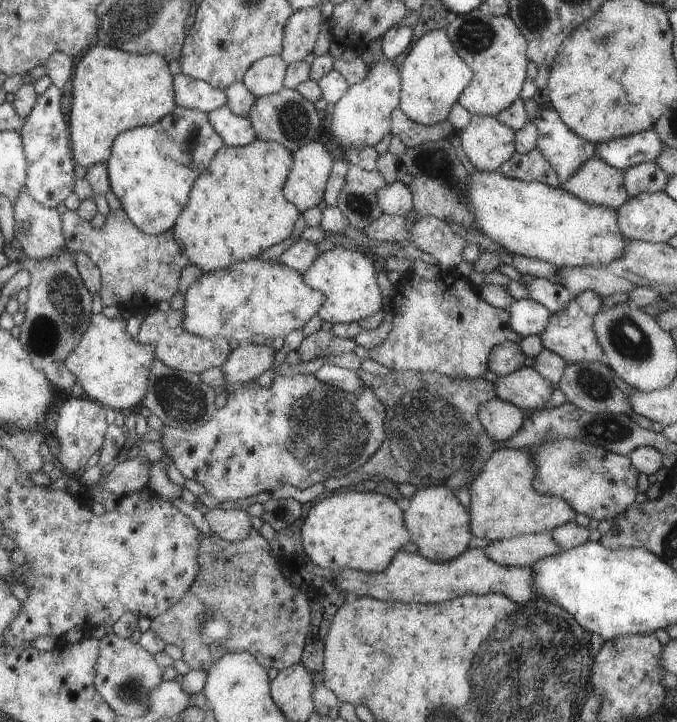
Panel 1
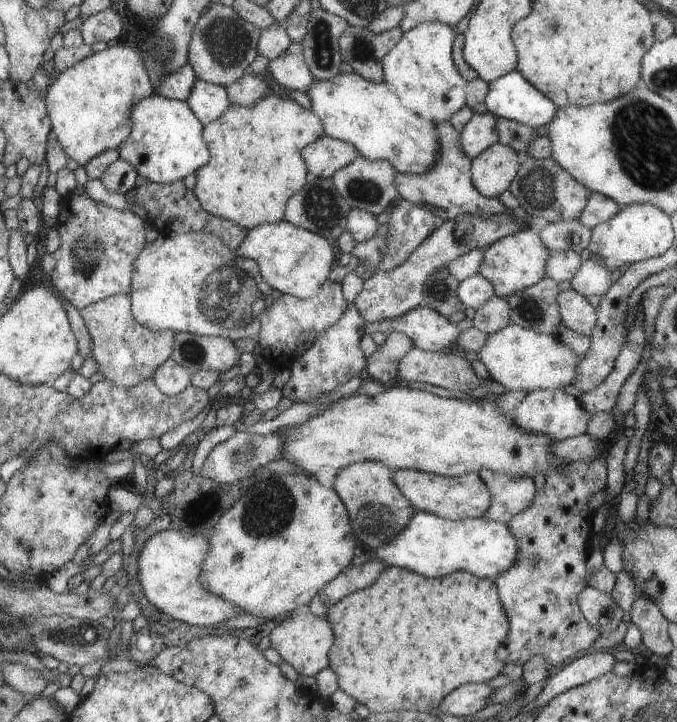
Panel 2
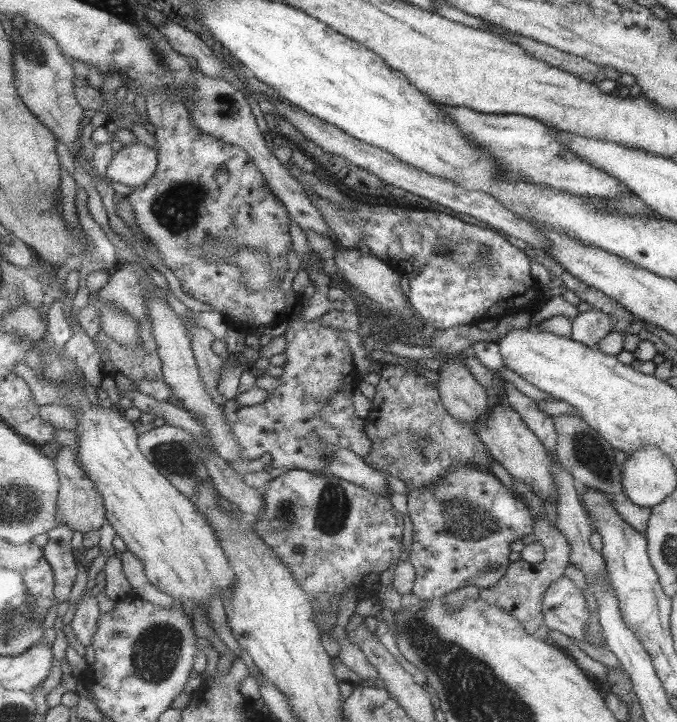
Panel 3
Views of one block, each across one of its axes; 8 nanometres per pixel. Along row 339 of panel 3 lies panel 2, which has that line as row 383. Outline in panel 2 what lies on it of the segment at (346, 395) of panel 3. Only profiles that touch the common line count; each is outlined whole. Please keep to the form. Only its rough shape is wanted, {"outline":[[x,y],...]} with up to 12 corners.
{"outline":[[348,304],[290,362],[281,396],[310,403],[365,366],[366,322]]}

